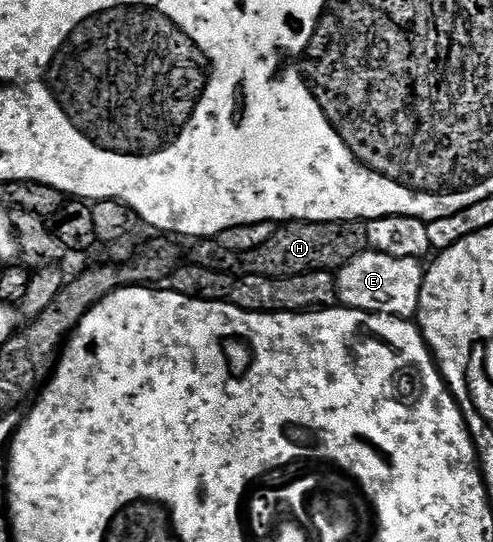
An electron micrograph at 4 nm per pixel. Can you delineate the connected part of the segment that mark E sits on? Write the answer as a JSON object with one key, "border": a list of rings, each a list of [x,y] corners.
{"border":[[[371,248],[354,256],[336,274],[336,297],[339,305],[371,314],[389,314],[395,318],[415,319],[420,307],[425,263],[418,258],[386,256]]]}

